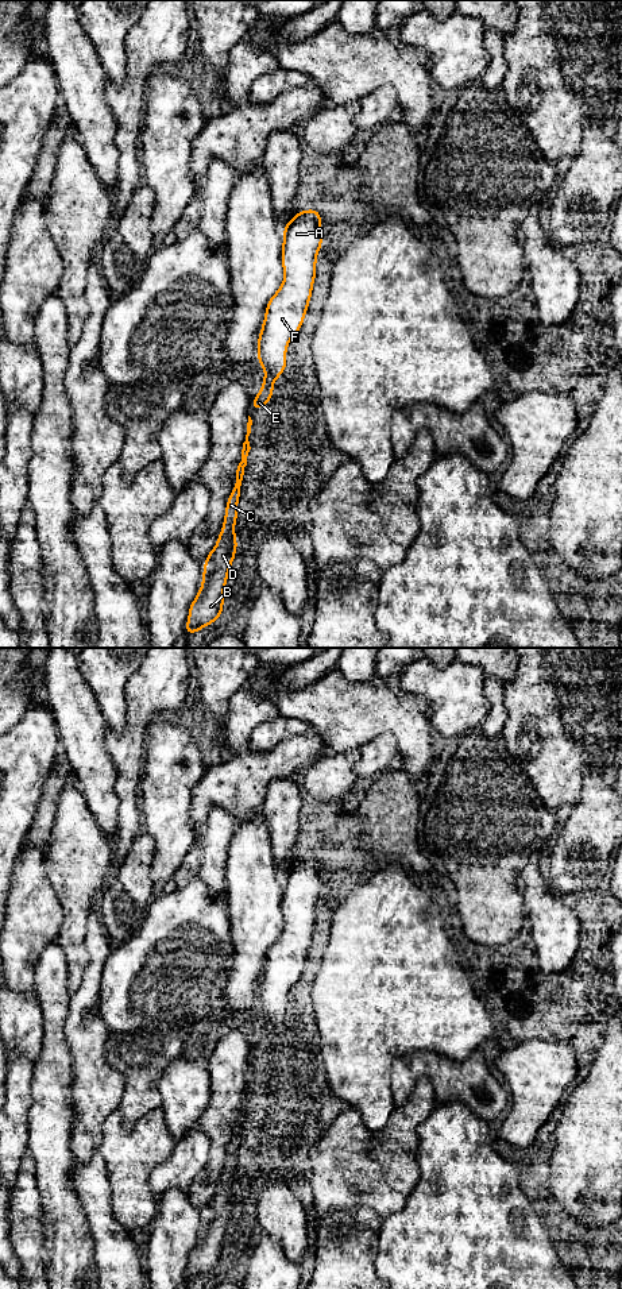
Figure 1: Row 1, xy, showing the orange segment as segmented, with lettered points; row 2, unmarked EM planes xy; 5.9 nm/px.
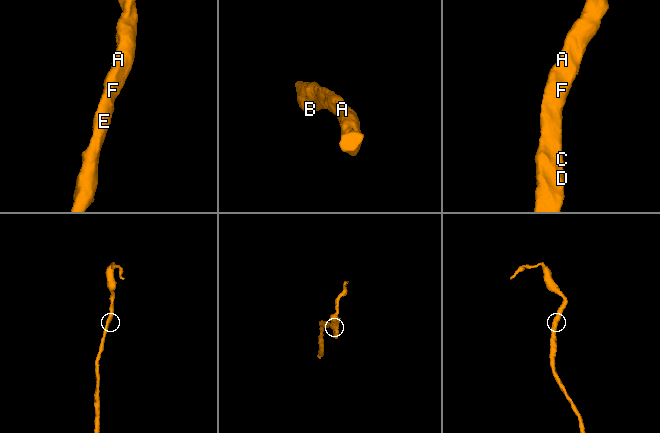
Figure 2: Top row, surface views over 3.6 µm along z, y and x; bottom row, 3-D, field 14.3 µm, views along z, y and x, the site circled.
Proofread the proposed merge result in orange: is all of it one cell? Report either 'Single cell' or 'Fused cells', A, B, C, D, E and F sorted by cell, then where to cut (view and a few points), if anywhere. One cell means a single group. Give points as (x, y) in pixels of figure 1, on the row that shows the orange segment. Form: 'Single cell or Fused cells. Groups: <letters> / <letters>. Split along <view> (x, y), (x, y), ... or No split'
Single cell. Groups: A B C D E F. No split

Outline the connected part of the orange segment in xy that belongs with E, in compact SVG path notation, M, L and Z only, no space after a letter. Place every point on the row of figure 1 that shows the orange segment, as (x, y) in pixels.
M317 209L298 212L283 228L283 283L270 298L258 339L258 360L266 368L262 389L250 402L258 410L274 391L274 379L286 368L286 347L301 329L312 297L316 258L321 248L321 215Z

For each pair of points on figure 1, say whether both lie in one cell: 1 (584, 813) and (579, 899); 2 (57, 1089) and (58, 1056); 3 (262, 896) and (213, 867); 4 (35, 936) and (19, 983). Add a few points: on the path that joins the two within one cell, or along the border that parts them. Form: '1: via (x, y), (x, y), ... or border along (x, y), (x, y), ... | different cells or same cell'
1: via (584, 834), (580, 878) | same cell
2: via (57, 1081), (57, 1064) | same cell
3: border along (230, 842), (224, 892) | different cells
4: via (23, 948), (19, 952), (19, 971) | same cell

